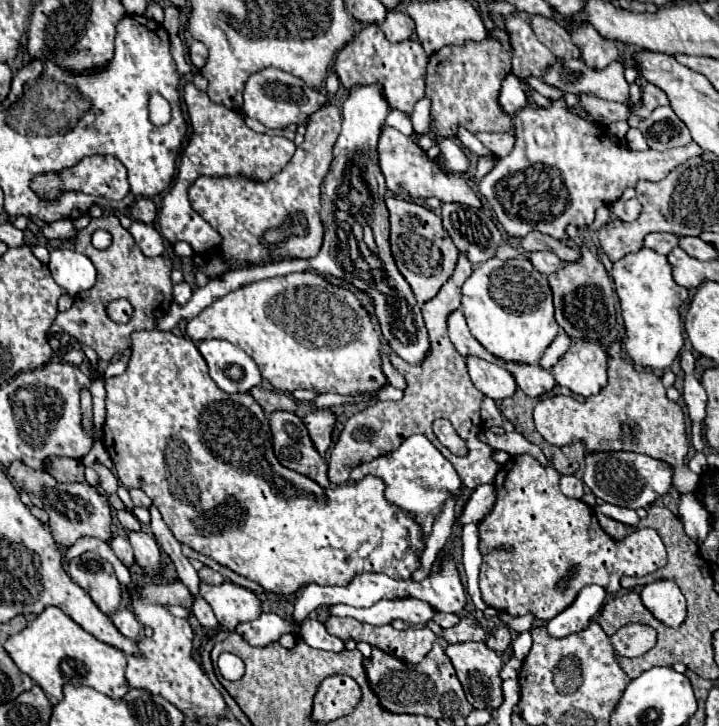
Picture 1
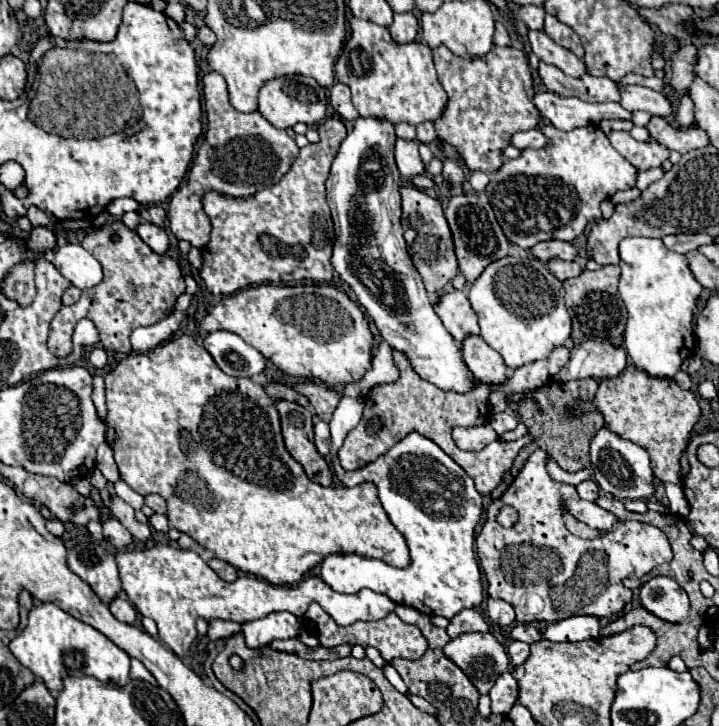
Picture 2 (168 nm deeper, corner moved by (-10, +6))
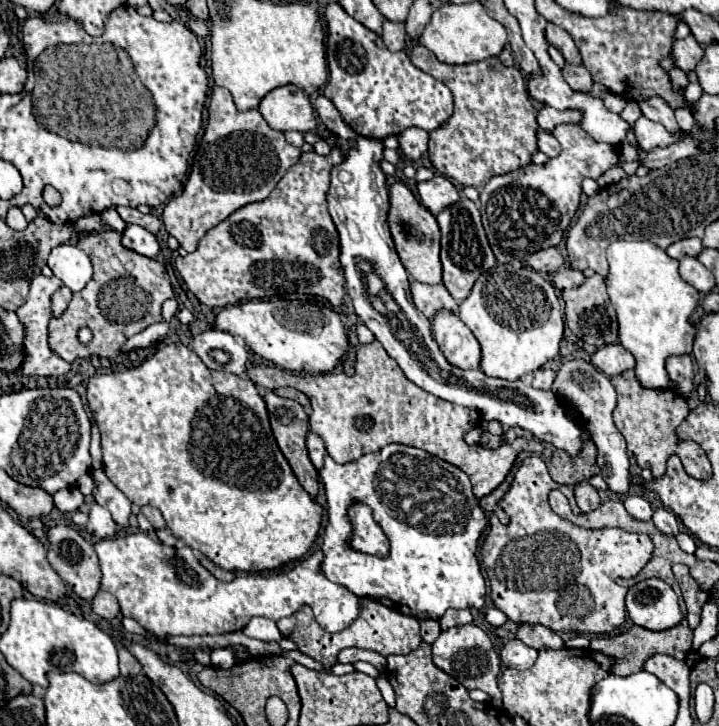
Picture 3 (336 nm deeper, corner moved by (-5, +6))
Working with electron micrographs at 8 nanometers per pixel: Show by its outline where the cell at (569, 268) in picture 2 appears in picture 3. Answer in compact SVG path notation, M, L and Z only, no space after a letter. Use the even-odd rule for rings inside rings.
M562 267L562 269L558 269L558 271L554 273L552 283L554 283L556 289L564 291L564 289L574 289L574 287L582 285L584 279L586 279L586 277L584 277L582 271L576 271L576 269L570 269L570 267Z

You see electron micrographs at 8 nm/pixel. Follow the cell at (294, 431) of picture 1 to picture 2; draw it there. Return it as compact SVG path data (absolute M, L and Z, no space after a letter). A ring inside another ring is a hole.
M279 401L277 411L281 415L285 447L291 457L303 465L309 479L325 487L333 485L333 473L329 469L329 463L315 449L313 443L313 415L305 407L289 401Z

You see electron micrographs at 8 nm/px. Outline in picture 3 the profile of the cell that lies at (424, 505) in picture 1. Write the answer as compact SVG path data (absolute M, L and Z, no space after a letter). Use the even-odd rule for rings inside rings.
M386 445L384 449L380 449L376 455L364 455L360 457L358 461L352 461L352 463L344 463L344 465L338 465L332 457L324 457L324 467L318 471L318 477L320 477L320 483L324 485L324 491L326 491L326 511L328 511L328 525L324 529L324 543L322 543L322 551L326 555L324 559L324 575L330 579L330 581L336 581L338 585L350 589L354 595L358 597L370 597L370 599L376 599L380 601L382 605L390 607L390 609L396 609L396 611L402 611L402 613L408 613L410 609L410 615L416 617L416 619L440 619L444 615L446 609L454 607L454 609L482 609L484 607L484 601L486 601L486 583L484 583L484 577L482 577L482 571L480 571L480 563L478 563L478 557L476 557L476 549L478 549L478 541L480 541L480 535L482 531L486 529L486 515L478 503L478 499L474 497L472 489L470 489L470 479L468 475L458 469L456 465L450 465L422 449L416 449L416 447L406 447L406 445ZM352 503L364 503L372 509L374 513L374 521L382 527L382 531L386 533L388 541L390 541L390 555L388 557L374 557L374 555L366 555L366 553L360 553L360 551L354 551L350 545L352 541L352 523L350 523L350 517L348 517L348 505Z

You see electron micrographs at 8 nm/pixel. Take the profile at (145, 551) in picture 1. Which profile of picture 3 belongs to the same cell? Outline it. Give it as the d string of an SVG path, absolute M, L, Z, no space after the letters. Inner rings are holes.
M102 469L92 471L92 477L96 483L96 489L94 489L96 503L108 509L112 513L112 519L120 527L128 527L128 517L130 517L130 507L132 507L128 497L106 477Z

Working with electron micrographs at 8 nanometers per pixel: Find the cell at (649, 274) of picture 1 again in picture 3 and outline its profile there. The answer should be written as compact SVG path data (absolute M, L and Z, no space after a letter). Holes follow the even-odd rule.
M614 241L608 247L608 263L610 275L606 279L610 303L618 317L618 337L620 343L636 357L636 377L642 387L646 389L666 389L668 387L668 373L664 369L664 361L668 355L682 355L690 353L694 341L694 327L690 325L690 315L698 305L698 291L680 279L678 275L678 261L668 257L652 241Z

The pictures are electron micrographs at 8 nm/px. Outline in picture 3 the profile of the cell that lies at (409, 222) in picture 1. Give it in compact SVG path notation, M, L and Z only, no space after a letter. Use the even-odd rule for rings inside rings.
M404 183L390 185L390 209L388 209L388 227L398 251L398 257L406 273L420 283L442 283L442 263L440 263L440 229L436 217L420 205L414 193Z

